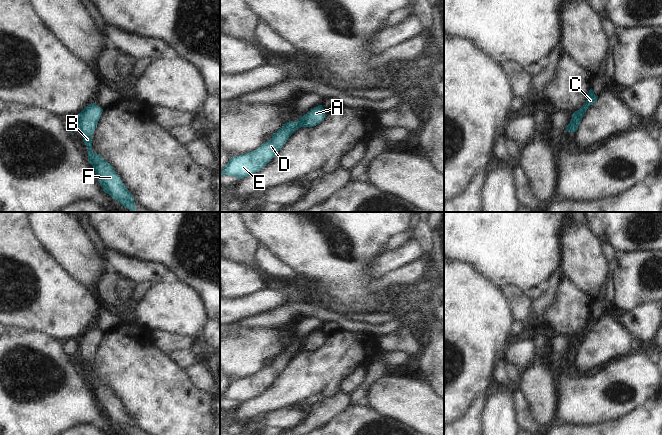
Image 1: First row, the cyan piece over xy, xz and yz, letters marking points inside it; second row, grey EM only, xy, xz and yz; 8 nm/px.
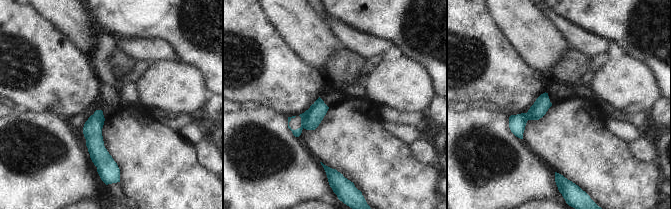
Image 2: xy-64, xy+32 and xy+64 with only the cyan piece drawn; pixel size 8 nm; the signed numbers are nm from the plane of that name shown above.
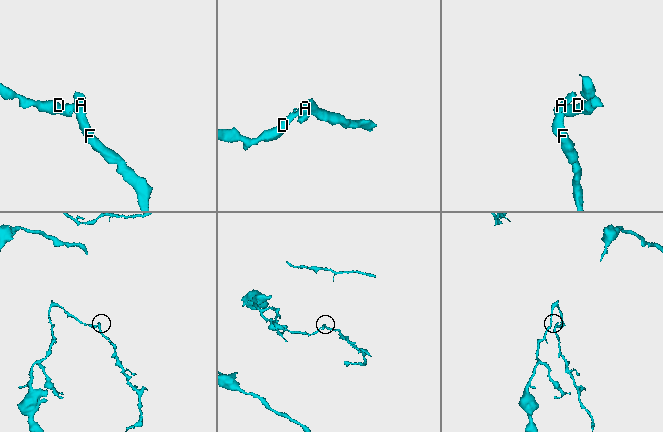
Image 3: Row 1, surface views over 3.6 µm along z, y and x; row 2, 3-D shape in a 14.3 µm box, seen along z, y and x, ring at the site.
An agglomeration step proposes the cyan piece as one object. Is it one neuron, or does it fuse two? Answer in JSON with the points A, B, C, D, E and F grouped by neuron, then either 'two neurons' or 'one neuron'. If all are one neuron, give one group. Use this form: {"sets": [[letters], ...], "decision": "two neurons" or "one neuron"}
{"sets": [["A", "B", "C", "F"], ["D", "E"]], "decision": "two neurons"}

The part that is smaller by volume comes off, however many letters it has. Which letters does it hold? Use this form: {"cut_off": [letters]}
{"cut_off": ["A", "B", "C", "F"]}

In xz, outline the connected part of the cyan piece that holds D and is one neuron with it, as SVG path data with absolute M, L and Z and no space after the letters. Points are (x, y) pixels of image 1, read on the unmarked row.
M302 340L297 346L289 345L283 348L277 356L272 358L270 364L256 374L232 381L224 393L220 395L220 399L235 400L240 404L263 393L275 381L289 361L302 351L301 344Z

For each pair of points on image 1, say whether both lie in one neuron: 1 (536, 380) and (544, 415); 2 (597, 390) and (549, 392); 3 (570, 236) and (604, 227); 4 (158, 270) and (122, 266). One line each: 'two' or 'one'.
1: one
2: two
3: two
4: one

